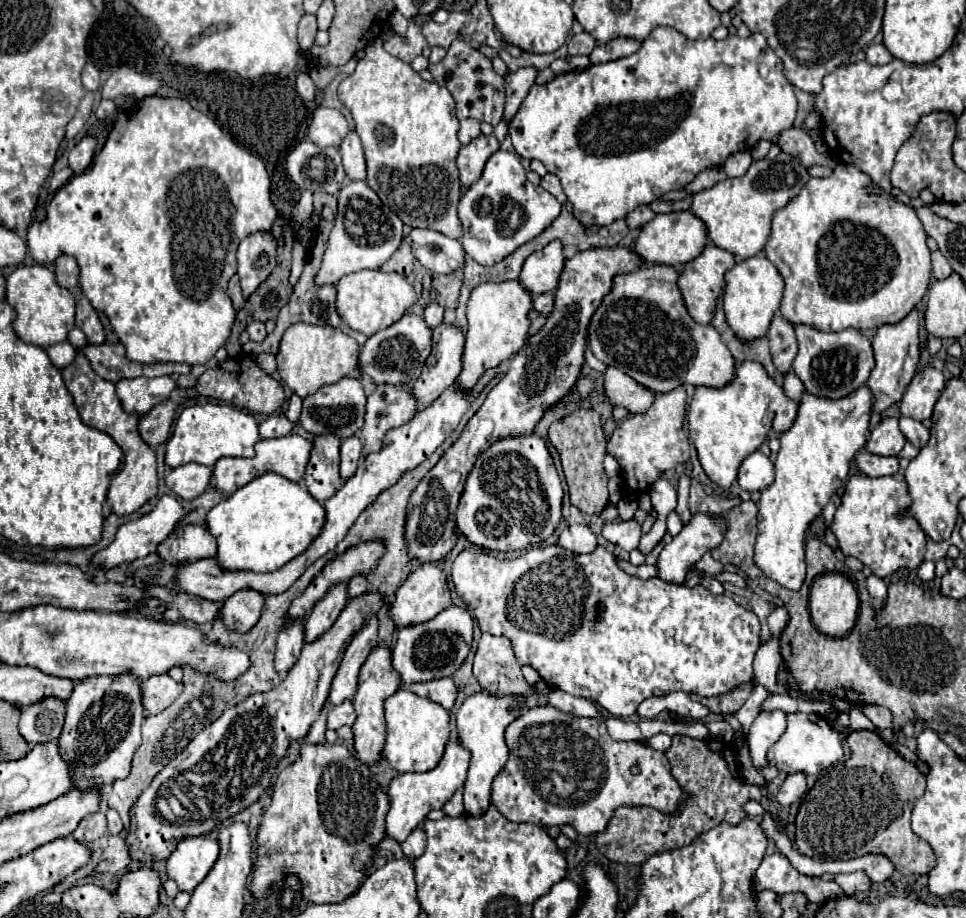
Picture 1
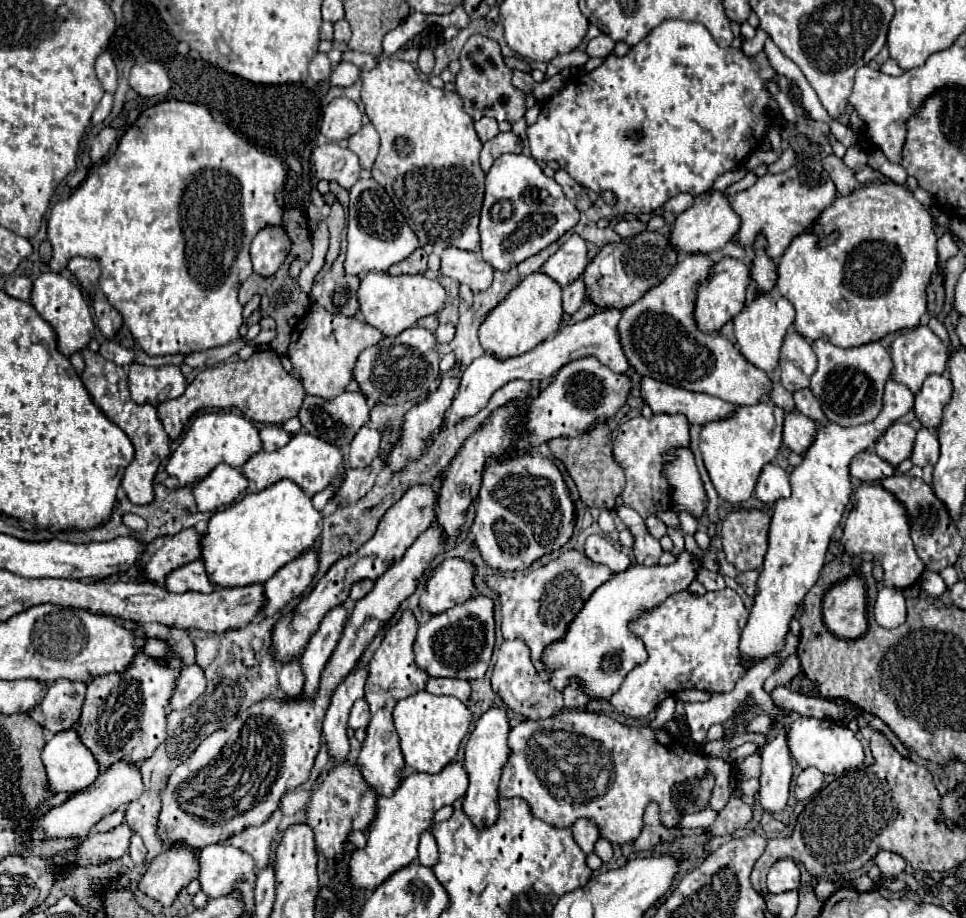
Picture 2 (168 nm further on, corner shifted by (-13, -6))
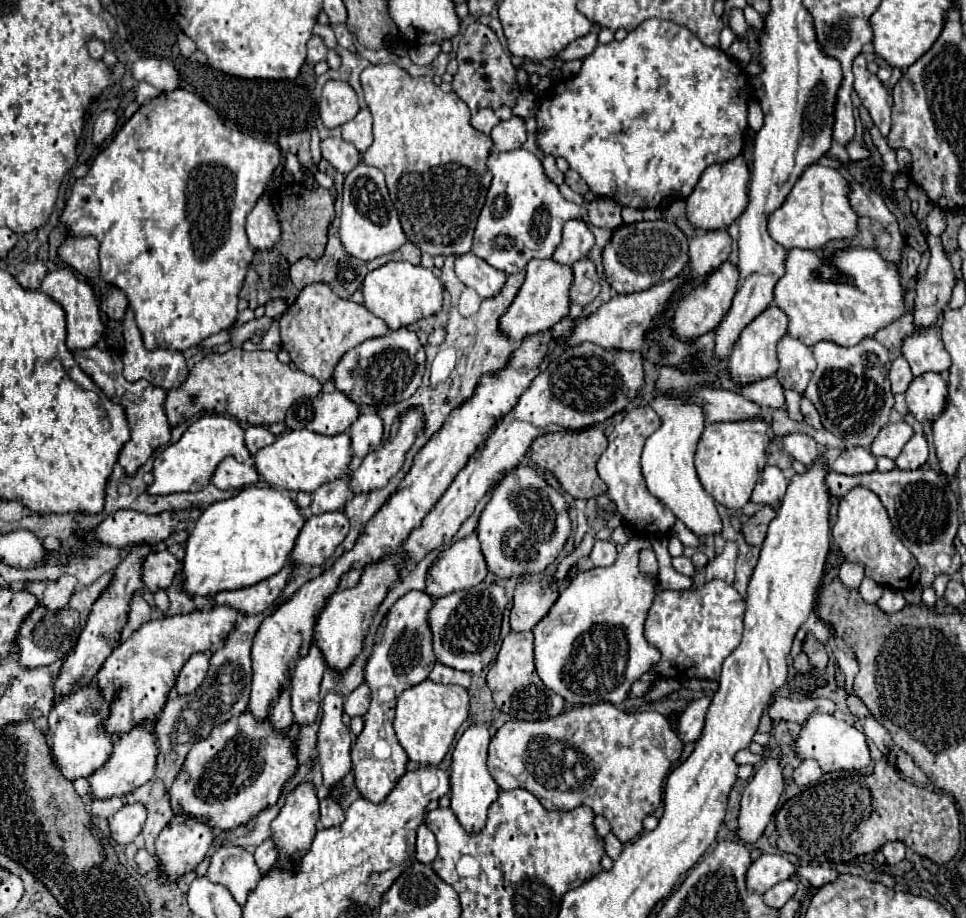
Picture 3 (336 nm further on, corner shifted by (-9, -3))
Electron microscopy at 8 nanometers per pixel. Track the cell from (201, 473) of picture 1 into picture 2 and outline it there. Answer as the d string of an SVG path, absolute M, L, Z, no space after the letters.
M221 463L205 479L193 485L193 495L197 499L199 511L215 511L217 507L229 505L233 499L237 499L247 485L249 481L239 469Z

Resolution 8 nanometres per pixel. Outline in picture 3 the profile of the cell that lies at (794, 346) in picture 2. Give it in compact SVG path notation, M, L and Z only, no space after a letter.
M785 334L777 344L779 370L777 380L785 390L795 390L803 394L809 384L809 378L815 372L815 358L809 346L799 342L797 338Z

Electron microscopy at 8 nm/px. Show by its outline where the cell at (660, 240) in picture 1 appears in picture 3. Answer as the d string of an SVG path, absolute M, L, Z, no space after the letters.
M737 156L737 160L729 160L729 164L713 164L713 168L707 168L701 174L701 180L697 182L691 196L685 200L685 216L693 224L695 230L721 230L729 228L745 210L749 196L747 196L747 182L749 182L749 168L743 156Z

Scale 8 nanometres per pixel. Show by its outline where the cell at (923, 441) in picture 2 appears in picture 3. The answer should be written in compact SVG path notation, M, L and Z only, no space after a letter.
M915 434L903 448L903 452L899 454L899 458L895 460L897 468L901 470L917 470L921 468L925 462L927 462L927 456L929 456L929 446L927 446L927 440L925 436L921 434Z

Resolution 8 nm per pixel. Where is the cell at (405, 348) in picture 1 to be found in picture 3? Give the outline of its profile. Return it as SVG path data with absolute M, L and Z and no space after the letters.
M399 328L389 332L389 336L379 336L367 340L353 350L349 350L337 364L333 382L337 390L345 392L357 406L359 404L373 404L373 406L387 406L401 402L417 392L421 386L421 378L425 374L425 348L419 342L417 334L407 328Z

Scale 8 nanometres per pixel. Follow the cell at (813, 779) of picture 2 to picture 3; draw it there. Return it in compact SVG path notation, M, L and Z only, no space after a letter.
M803 760L793 772L793 780L797 786L809 786L815 784L821 778L821 774L823 772L815 760Z

